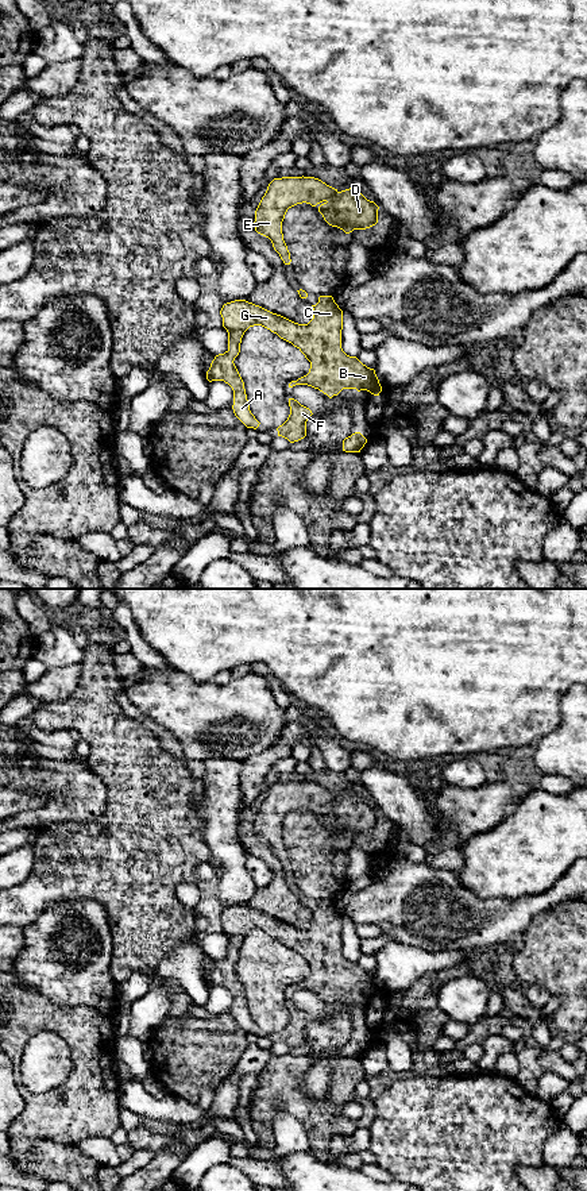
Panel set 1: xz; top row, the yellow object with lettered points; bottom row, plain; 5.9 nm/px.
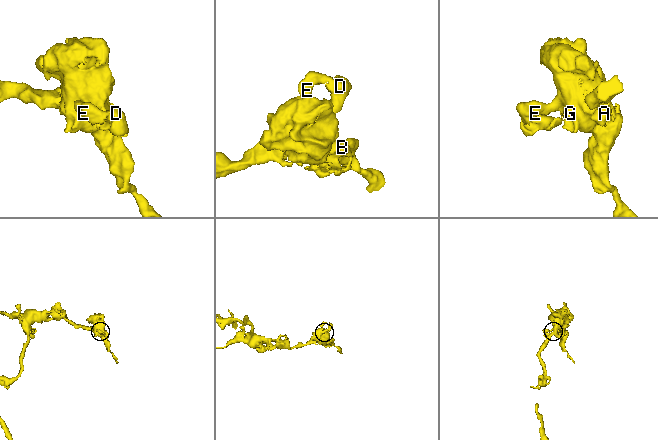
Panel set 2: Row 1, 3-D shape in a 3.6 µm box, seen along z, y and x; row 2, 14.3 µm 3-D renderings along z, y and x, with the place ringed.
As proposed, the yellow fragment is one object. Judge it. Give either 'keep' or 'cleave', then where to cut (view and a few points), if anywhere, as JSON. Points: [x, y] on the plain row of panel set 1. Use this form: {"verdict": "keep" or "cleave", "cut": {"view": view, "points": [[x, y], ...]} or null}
{"verdict": "keep", "cut": null}

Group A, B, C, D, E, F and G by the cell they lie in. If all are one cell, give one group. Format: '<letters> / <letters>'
A B C D E F G

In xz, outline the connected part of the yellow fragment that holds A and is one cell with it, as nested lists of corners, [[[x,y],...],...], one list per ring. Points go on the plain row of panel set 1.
[[[320,901],[312,913],[313,924],[308,929],[298,929],[246,905],[223,910],[220,920],[228,937],[228,955],[215,961],[206,976],[206,984],[224,986],[232,992],[233,1018],[247,1033],[256,1034],[260,1028],[250,1015],[244,987],[233,965],[240,957],[244,937],[254,930],[262,930],[291,948],[310,967],[309,978],[291,986],[289,992],[308,990],[329,1003],[343,994],[367,995],[374,1001],[382,997],[375,975],[343,956],[343,916],[333,902]]]

